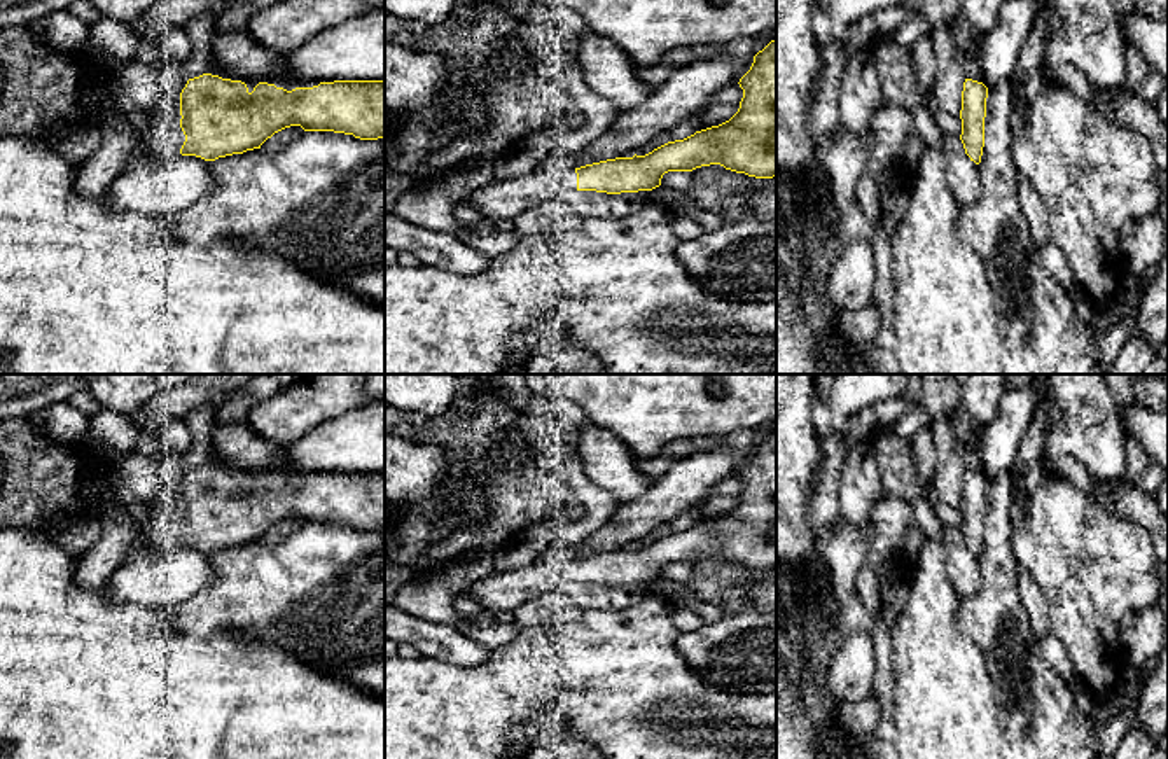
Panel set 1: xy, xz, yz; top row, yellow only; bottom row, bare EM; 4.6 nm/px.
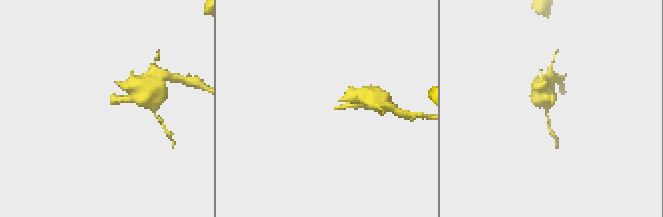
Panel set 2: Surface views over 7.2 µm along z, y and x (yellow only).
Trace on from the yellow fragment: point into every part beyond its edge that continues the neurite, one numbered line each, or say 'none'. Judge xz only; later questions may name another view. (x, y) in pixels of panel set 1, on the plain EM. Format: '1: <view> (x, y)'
1: xz (499, 591)

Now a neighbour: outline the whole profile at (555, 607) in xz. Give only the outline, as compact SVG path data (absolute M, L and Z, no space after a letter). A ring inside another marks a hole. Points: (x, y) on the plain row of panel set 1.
M554 589L539 598L519 605L516 610L516 626L567 624L582 617L582 609L568 600L563 589Z

